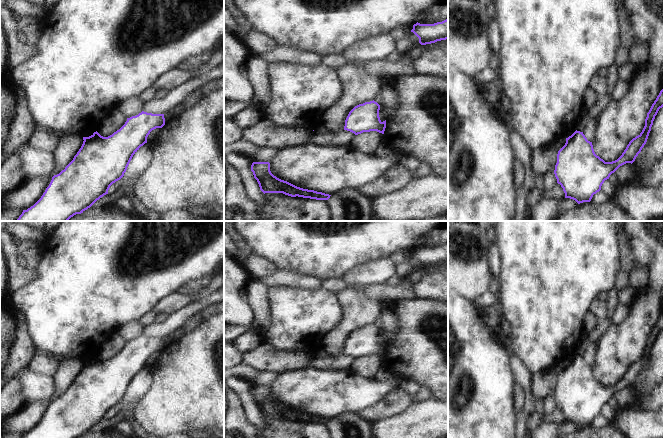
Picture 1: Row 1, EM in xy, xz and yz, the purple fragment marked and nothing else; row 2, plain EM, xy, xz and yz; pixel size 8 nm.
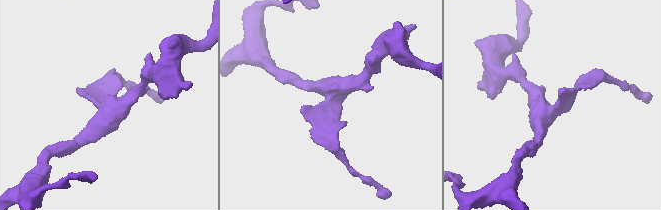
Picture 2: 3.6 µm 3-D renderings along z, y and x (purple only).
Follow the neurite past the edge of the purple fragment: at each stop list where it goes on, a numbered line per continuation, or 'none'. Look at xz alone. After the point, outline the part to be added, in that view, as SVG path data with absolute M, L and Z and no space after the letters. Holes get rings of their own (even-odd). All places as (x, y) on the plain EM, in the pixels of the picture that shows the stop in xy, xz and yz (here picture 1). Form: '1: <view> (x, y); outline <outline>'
none

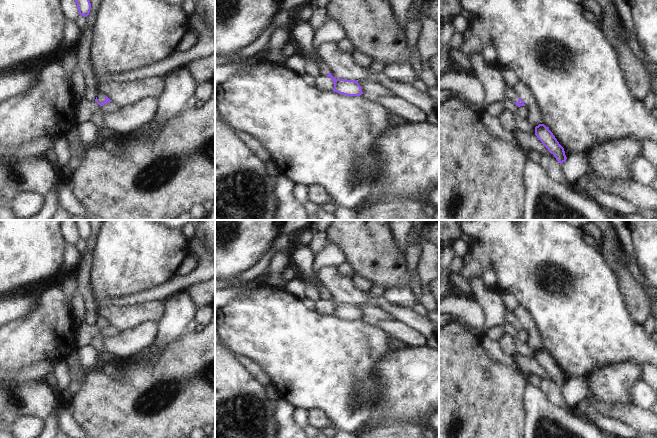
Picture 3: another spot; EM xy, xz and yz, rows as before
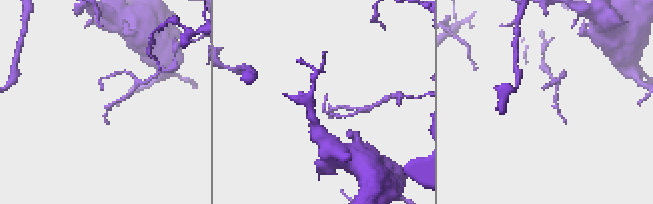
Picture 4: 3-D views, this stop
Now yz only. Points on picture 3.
1: yz (511, 318); outline M509 312L507 315L506 315L506 318L507 320L509 321L510 324L512 324L513 326L518 326L519 324L519 320L513 315L513 313Z

